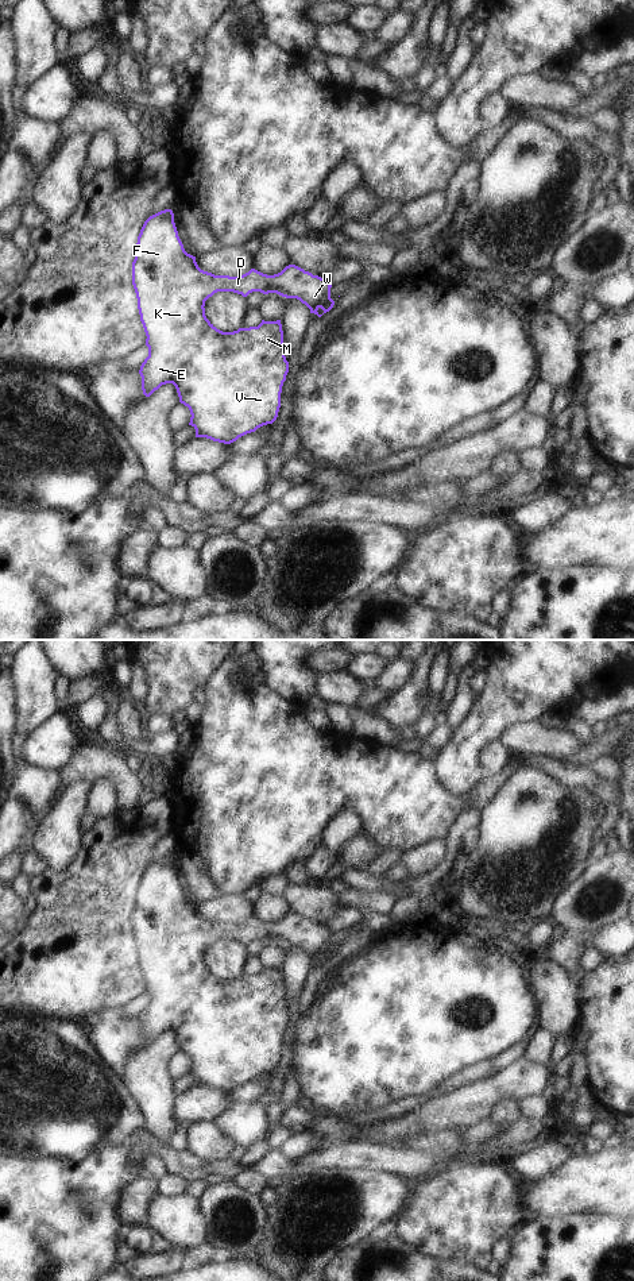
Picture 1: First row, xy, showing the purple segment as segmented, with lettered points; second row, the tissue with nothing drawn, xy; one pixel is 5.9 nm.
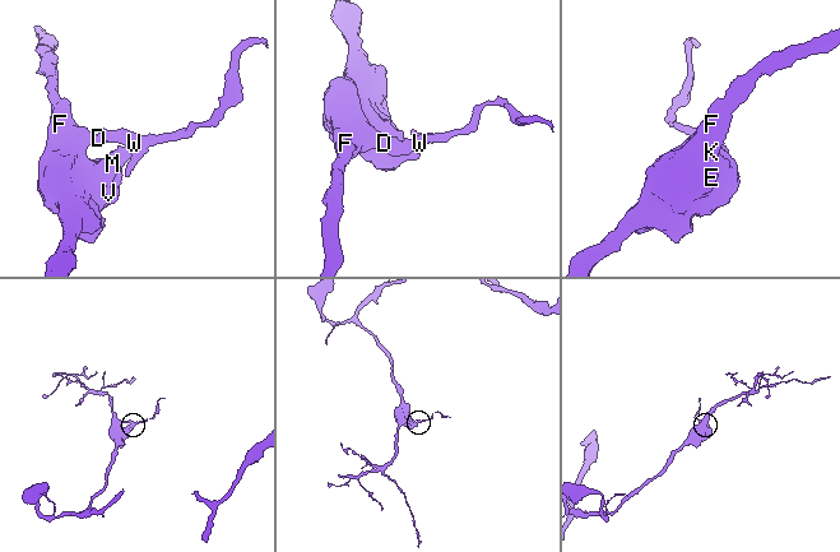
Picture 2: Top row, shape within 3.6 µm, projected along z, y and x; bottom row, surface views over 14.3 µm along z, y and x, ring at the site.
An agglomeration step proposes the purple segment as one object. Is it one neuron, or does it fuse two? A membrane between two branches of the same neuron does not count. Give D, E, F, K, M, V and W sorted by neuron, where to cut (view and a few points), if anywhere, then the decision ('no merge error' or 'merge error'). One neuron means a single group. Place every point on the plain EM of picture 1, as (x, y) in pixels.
D E F K M V W; no cut; no merge error

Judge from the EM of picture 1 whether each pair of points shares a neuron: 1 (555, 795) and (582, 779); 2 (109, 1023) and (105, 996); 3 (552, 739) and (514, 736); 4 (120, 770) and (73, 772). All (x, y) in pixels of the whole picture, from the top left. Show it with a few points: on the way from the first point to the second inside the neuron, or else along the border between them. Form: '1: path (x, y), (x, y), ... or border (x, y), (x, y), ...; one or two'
1: border (540, 770), (564, 786), (590, 790), (596, 797); two
2: border (120, 1007), (112, 1007), (100, 1013); two
3: path (542, 739), (524, 739); one
4: path (108, 770), (85, 770); one

